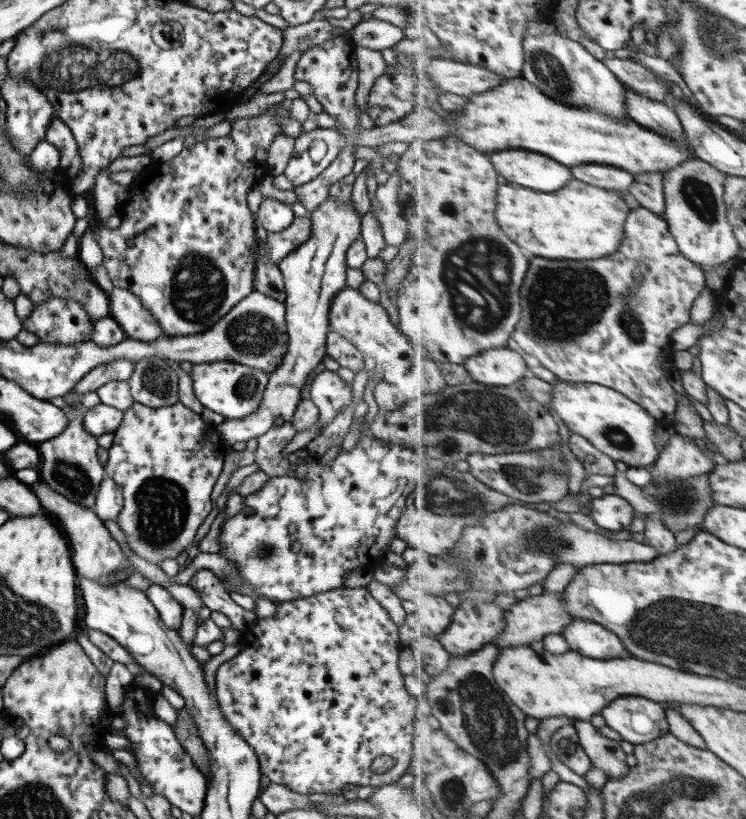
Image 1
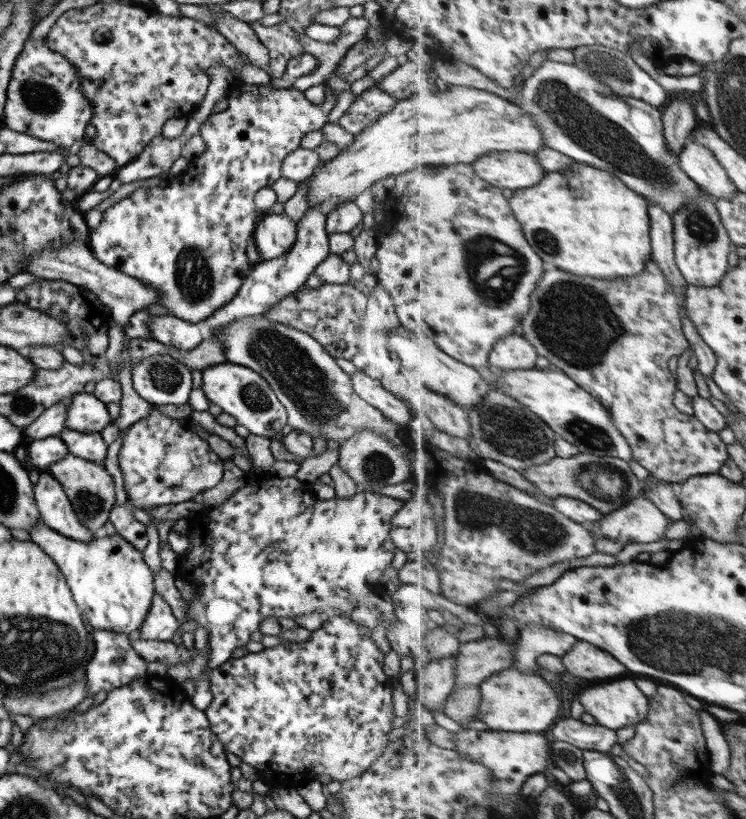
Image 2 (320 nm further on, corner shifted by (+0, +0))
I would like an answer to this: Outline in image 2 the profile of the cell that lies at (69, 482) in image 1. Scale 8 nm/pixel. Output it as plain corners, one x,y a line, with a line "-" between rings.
67,453
59,462
54,462
46,466
45,472
51,475
62,486
63,493
69,500
75,516
81,526
95,534
108,520
108,512
114,505
115,495
113,490
113,480
107,474
104,467
89,462
85,458
77,458
71,453

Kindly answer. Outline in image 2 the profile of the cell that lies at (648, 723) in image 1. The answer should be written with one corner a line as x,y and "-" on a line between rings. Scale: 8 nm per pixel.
633,680
611,682
581,692
581,702
599,725
611,730
641,724
651,712
651,700

